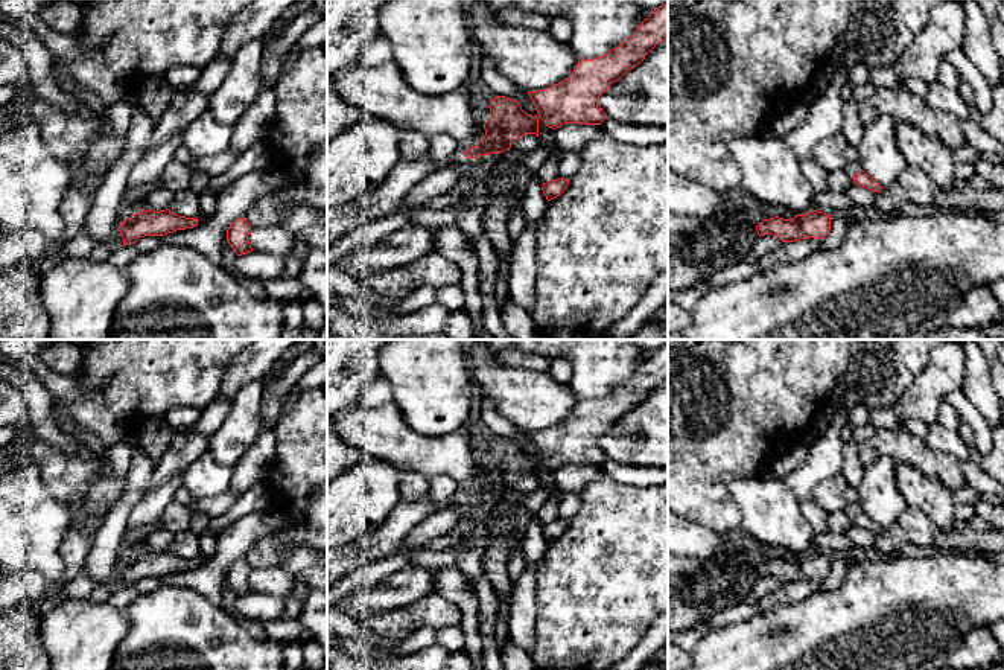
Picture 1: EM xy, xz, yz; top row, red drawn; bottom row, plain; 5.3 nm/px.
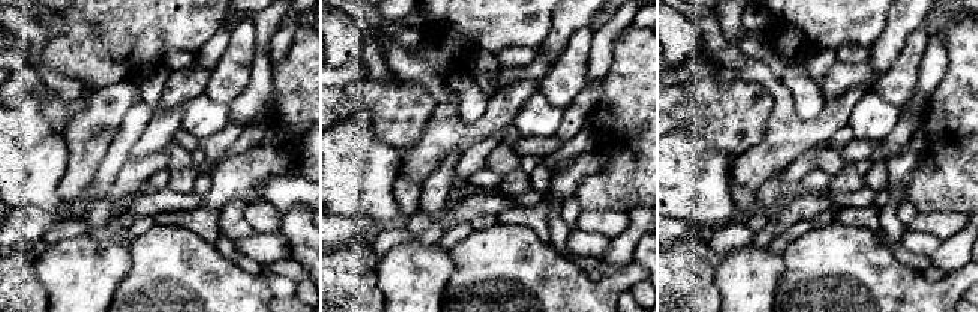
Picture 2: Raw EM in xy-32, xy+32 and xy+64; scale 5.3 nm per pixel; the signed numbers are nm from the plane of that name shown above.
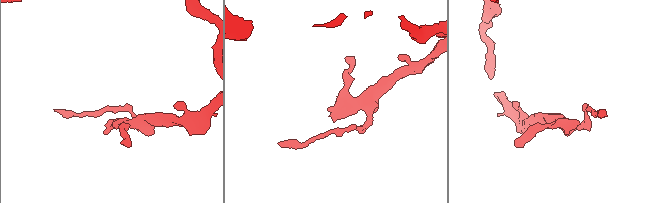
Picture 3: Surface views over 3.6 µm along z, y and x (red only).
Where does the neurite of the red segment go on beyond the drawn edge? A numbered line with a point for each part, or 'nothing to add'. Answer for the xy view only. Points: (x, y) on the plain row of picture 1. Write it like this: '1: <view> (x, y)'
1: xy (102, 593)

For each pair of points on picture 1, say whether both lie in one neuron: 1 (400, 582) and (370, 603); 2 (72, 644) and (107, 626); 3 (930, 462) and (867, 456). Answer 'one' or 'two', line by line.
1: one
2: one
3: one

